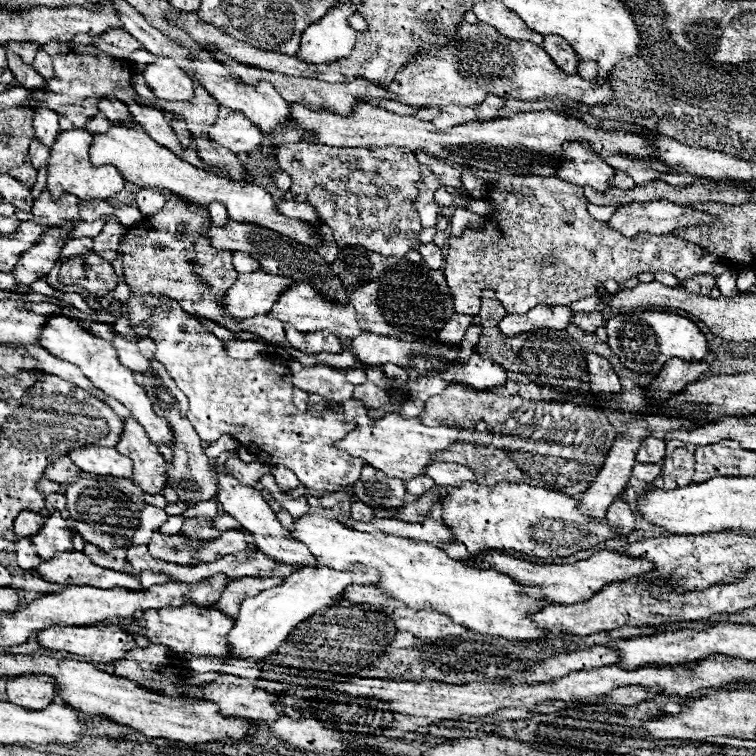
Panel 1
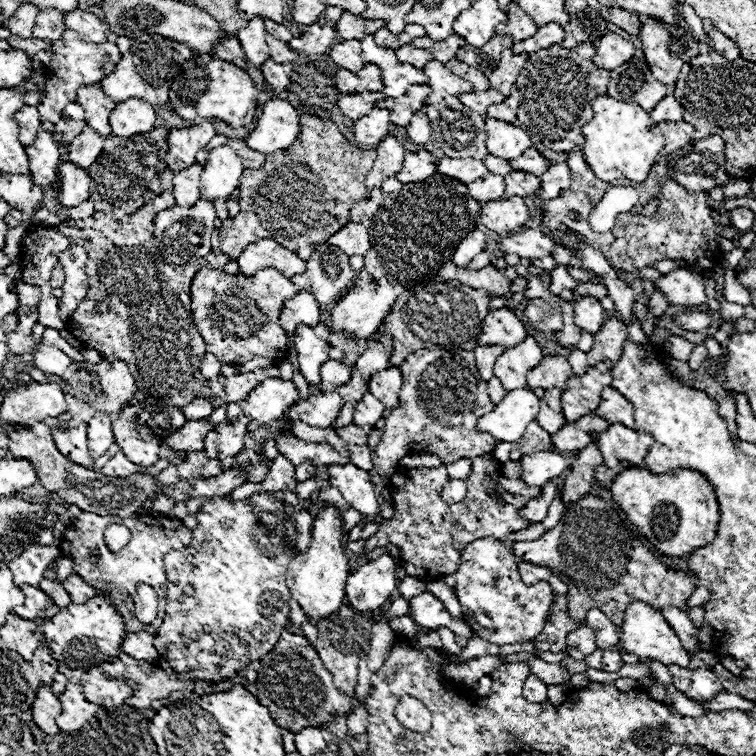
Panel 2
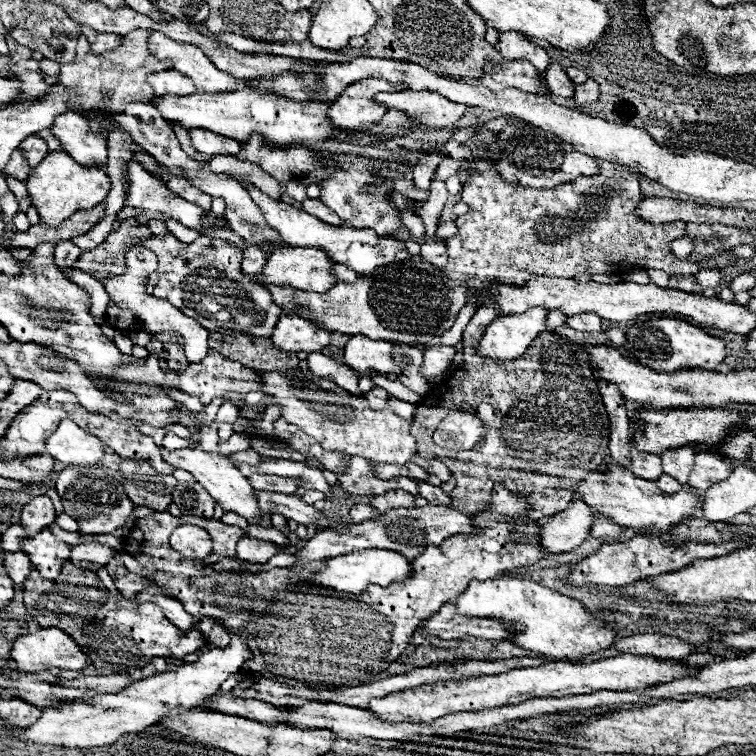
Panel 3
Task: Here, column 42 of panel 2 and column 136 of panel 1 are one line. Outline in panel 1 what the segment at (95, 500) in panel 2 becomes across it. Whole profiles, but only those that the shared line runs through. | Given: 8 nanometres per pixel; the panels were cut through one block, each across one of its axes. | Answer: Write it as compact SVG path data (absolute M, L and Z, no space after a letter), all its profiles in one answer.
M126 420L116 450L122 456L132 458L132 480L144 494L162 494L168 480L166 460L158 452L158 446L146 438L146 432L136 420Z

